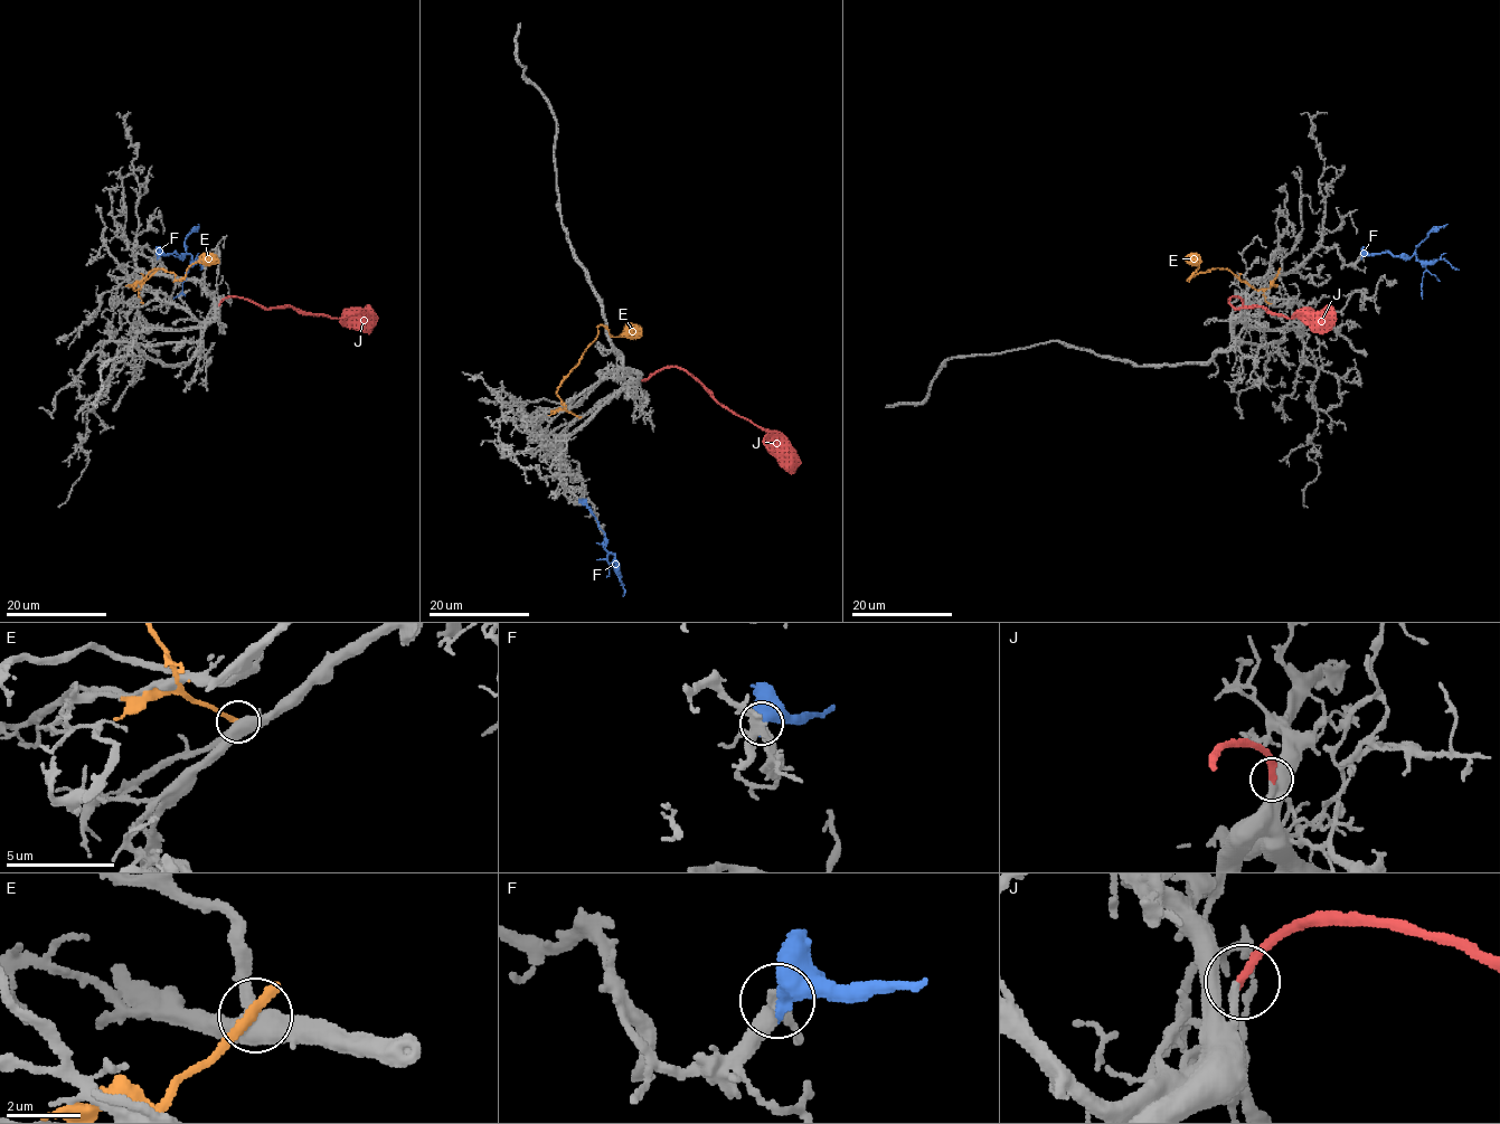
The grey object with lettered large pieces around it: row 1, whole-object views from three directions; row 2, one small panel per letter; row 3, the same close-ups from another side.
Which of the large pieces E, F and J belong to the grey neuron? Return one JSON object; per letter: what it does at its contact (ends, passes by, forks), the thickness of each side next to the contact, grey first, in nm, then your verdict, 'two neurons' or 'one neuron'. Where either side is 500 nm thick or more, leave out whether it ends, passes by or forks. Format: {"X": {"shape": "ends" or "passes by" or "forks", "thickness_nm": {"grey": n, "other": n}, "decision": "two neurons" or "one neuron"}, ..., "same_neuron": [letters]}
{"E": {"shape": "ends", "thickness_nm": {"grey": 480, "other": 360}, "decision": "two neurons"}, "F": {"thickness_nm": {"grey": 200, "other": 600}, "decision": "two neurons"}, "J": {"shape": "ends", "thickness_nm": {"grey": 240, "other": 260}, "decision": "one neuron"}, "same_neuron": ["J"]}

